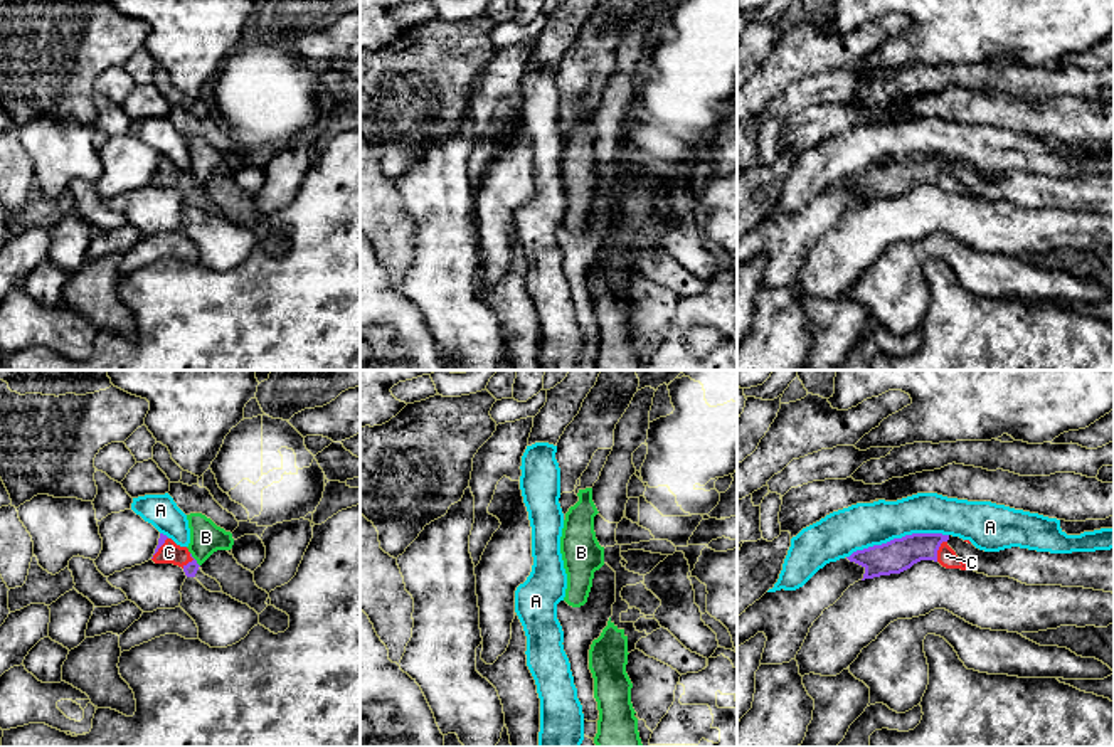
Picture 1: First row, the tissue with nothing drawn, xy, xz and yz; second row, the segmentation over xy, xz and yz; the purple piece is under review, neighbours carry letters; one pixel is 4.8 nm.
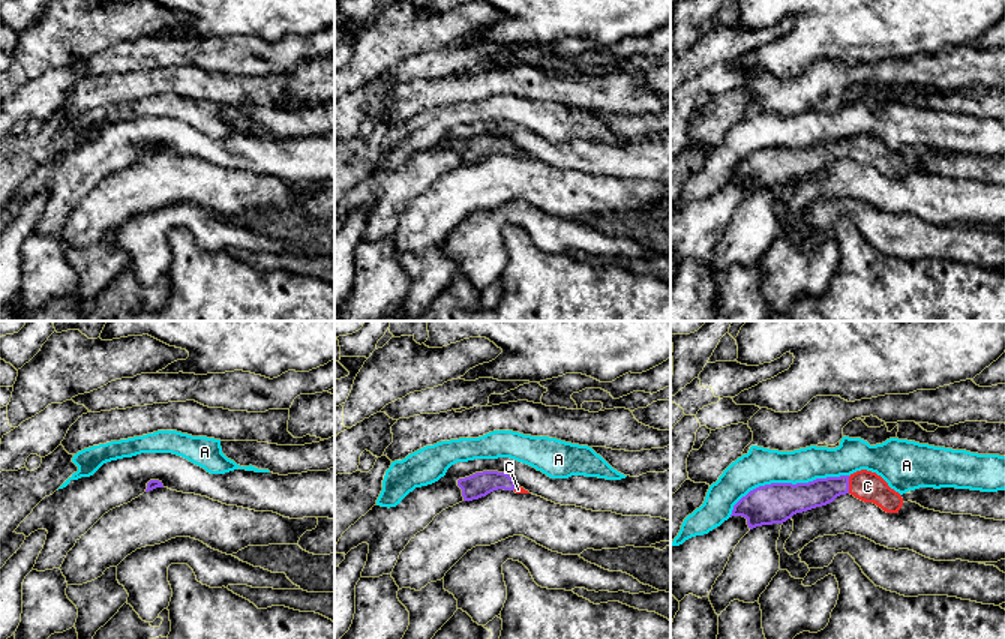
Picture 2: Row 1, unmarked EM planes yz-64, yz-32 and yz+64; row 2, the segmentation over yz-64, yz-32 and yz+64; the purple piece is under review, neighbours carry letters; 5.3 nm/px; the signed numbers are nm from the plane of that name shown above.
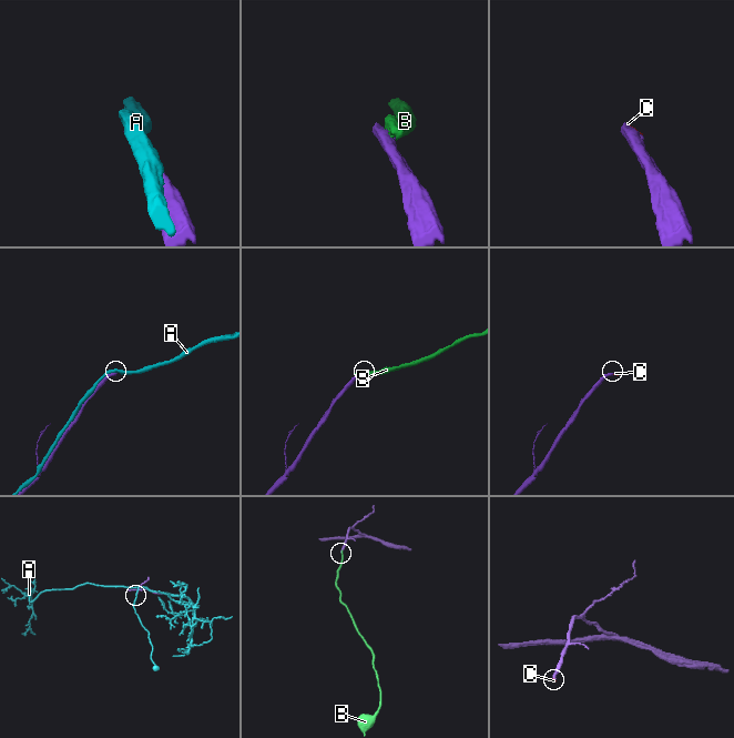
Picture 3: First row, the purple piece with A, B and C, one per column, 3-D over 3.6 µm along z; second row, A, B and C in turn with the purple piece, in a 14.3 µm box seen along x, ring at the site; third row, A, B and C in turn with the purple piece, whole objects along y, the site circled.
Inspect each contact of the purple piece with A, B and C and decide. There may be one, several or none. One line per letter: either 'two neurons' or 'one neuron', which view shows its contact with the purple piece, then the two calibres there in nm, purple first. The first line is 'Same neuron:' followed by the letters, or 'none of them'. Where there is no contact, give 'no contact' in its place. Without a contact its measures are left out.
Same neuron: C
A: two neurons; meets purple in yz; 160 nm thick on the purple side, 220 nm on the other
B: two neurons; meets purple in xy; 70 nm thick on the purple side, 160 nm on the other
C: one neuron; meets purple in yz; 160 nm thick on the purple side, 90 nm on the other

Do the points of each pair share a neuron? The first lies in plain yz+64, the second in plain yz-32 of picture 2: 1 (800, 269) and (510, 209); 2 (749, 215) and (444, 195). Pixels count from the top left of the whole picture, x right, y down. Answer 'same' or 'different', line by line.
1: same
2: same

